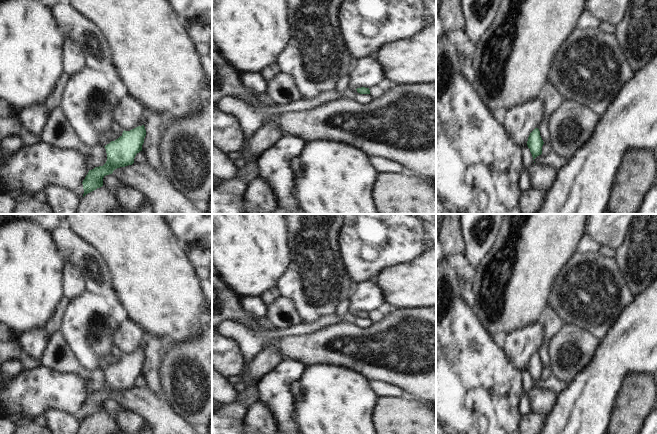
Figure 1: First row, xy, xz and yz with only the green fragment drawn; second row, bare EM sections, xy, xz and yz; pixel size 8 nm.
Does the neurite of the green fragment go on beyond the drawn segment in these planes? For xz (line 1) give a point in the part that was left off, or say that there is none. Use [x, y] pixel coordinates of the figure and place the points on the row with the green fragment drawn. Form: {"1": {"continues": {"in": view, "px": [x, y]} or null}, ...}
{"1": {"continues": null}}

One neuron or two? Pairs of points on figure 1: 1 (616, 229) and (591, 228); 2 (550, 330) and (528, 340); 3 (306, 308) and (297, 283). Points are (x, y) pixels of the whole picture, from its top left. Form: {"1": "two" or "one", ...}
{"1": "one", "2": "two", "3": "one"}

